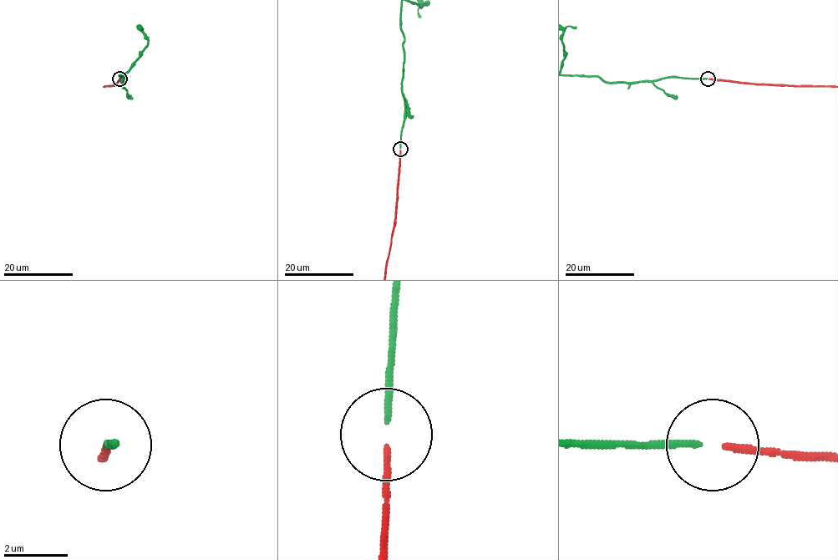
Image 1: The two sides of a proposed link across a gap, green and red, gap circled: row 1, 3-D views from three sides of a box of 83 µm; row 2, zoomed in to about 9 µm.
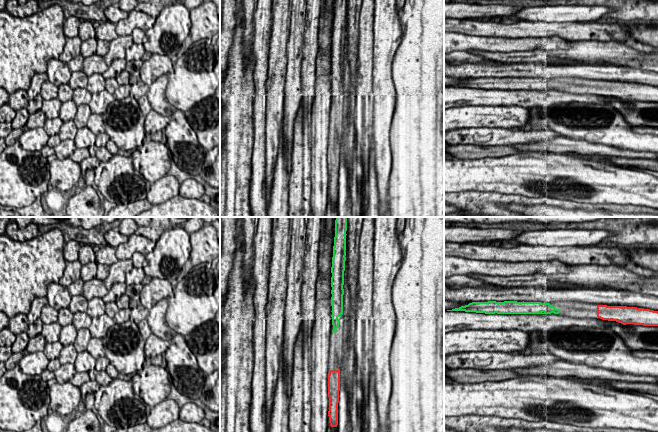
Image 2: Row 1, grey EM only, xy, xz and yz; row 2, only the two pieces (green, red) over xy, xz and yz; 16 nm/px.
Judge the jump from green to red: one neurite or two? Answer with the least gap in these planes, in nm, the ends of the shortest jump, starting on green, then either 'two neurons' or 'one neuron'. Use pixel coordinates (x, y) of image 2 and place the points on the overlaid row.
gap 600 nm; span xz (335, 332), (338, 369); one neuron

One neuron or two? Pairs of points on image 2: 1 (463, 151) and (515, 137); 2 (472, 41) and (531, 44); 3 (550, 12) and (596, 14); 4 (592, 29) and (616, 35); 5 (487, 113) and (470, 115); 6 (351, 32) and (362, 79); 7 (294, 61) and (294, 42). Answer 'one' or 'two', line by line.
1: two
2: one
3: one
4: one
5: one
6: two
7: one

